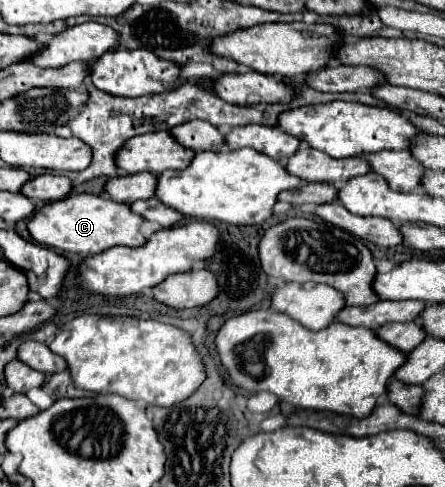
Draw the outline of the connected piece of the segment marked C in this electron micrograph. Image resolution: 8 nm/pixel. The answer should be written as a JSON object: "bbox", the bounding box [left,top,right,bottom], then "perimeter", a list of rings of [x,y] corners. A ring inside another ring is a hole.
{"bbox":[27,193,145,257],"perimeter":[[[73,193],[67,195],[65,199],[47,203],[41,209],[37,209],[35,215],[27,219],[27,229],[39,245],[47,245],[53,249],[79,253],[87,257],[87,255],[97,255],[115,245],[127,245],[127,247],[143,245],[145,237],[139,231],[141,221],[143,219],[135,215],[129,209],[129,205],[111,201],[103,195]]]}

